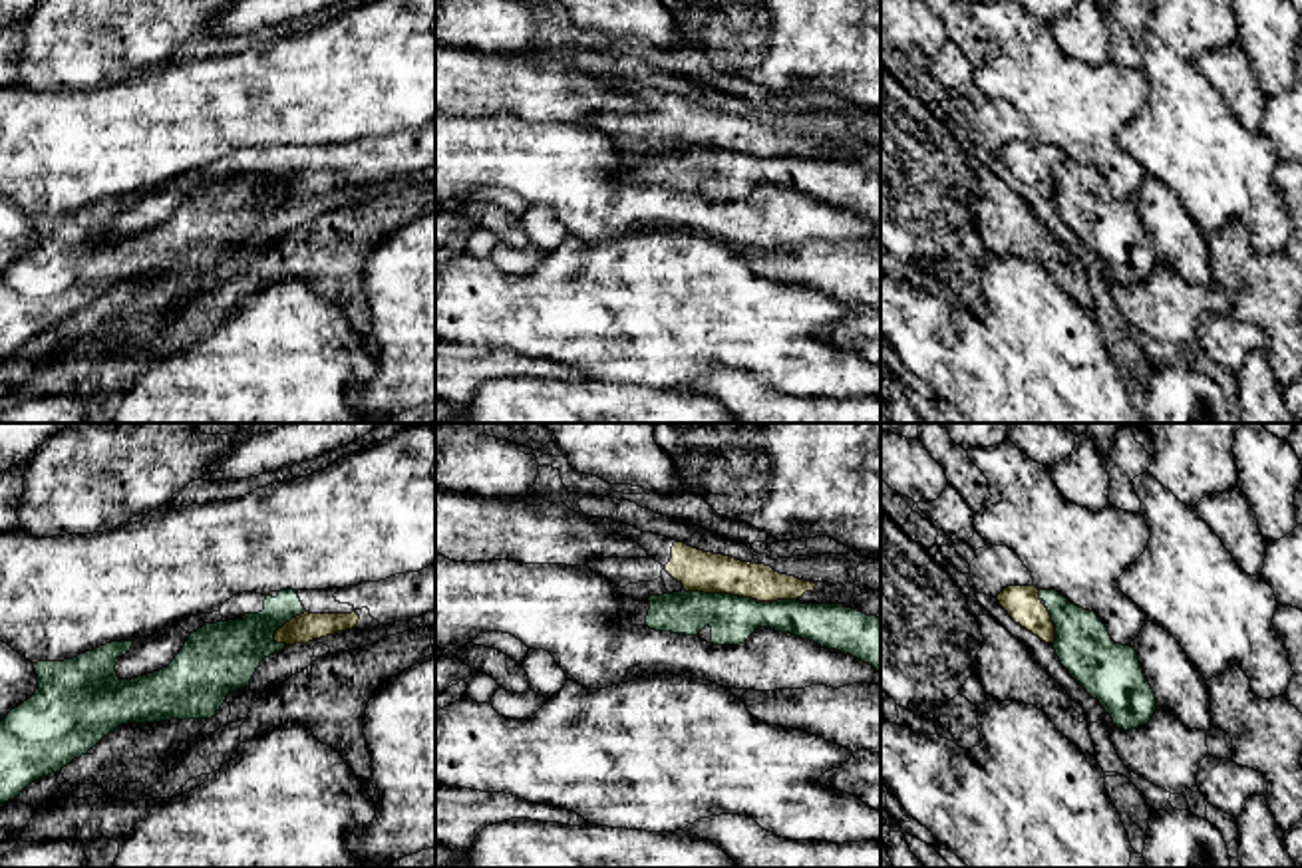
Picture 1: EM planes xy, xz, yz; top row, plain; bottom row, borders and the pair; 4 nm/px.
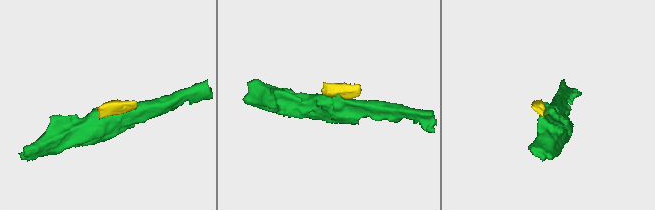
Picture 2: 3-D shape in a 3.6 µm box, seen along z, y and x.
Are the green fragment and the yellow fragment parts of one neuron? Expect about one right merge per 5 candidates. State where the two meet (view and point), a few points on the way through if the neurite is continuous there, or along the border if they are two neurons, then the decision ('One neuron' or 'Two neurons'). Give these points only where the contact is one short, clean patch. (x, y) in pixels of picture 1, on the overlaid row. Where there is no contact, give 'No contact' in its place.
Touches green at xz (738, 596). Boundary: xz (684, 588), (758, 600), (796, 600). Two neurons

